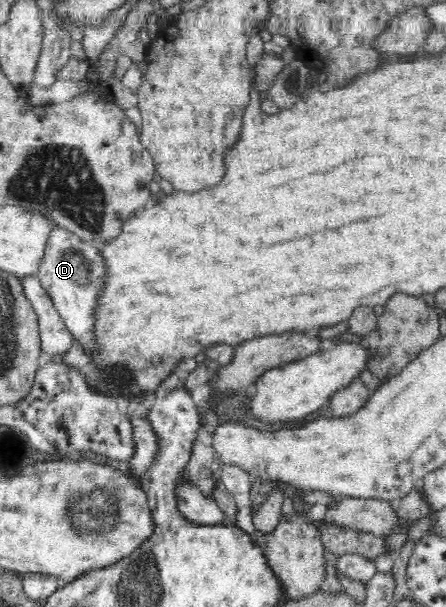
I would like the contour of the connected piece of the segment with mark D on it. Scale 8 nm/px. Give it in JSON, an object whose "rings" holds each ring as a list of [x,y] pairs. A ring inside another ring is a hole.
{"rings":[[[55,226],[35,275],[75,344],[80,346],[87,358],[95,358],[101,354],[95,328],[98,322],[99,298],[103,297],[103,290],[106,290],[107,274],[109,269],[100,245]]]}

